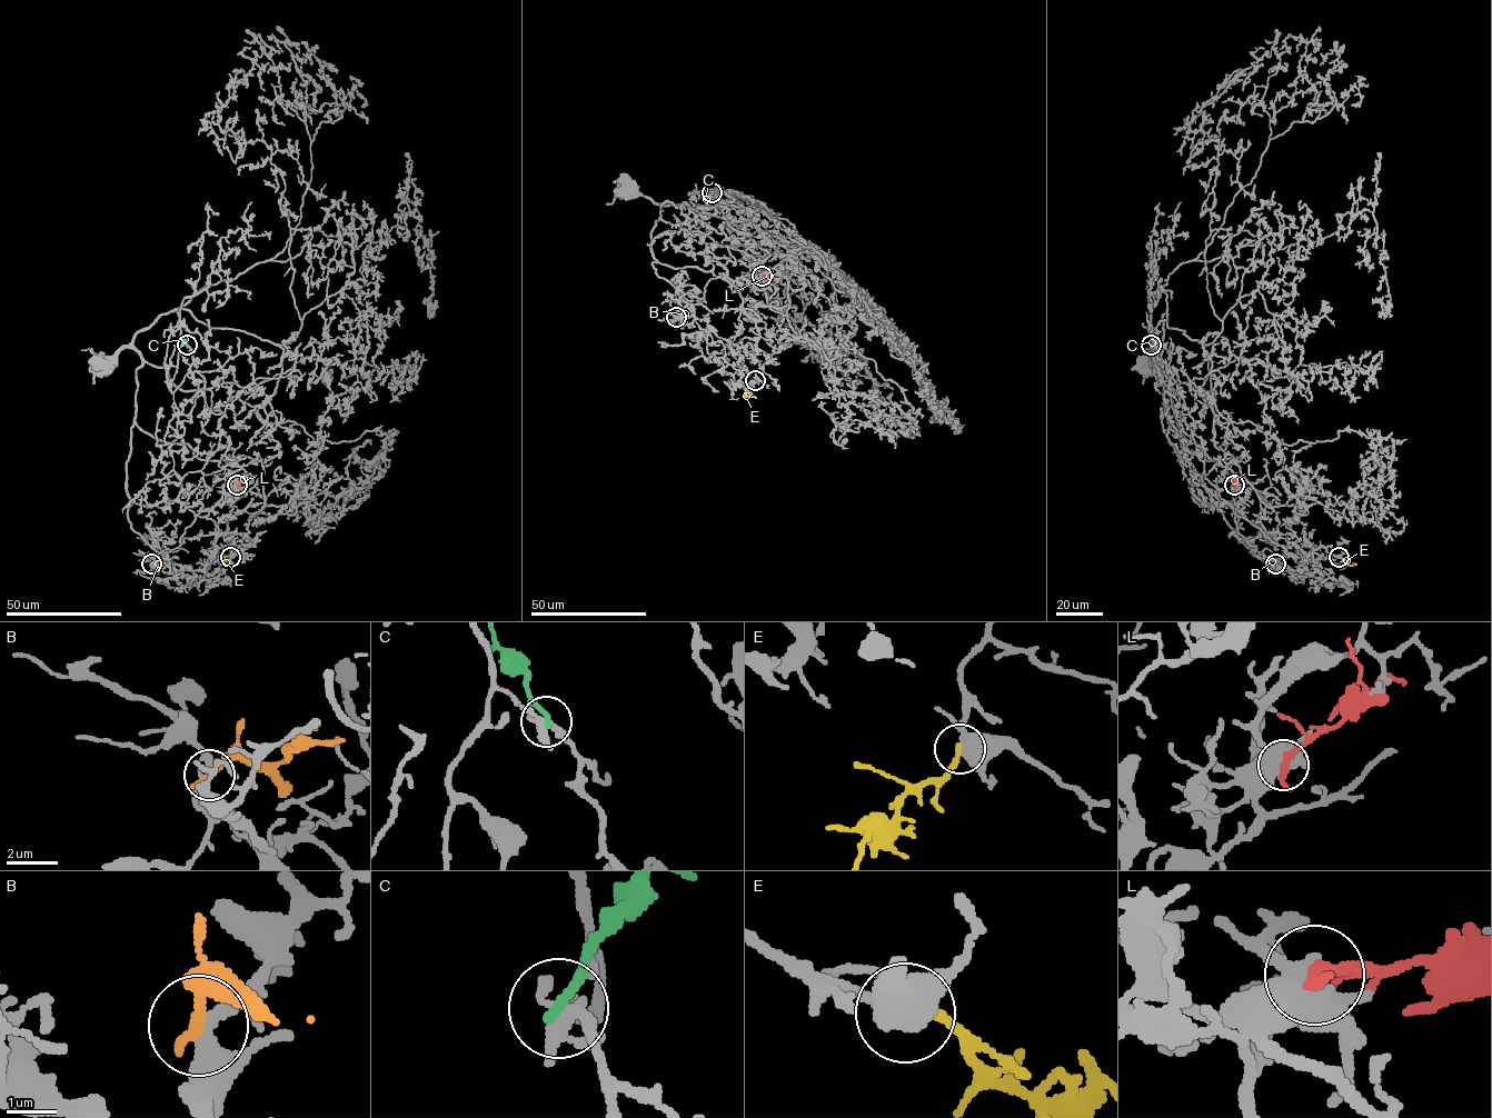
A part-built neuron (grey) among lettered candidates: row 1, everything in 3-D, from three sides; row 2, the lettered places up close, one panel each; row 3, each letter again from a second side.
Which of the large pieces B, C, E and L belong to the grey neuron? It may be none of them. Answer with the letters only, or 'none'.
E

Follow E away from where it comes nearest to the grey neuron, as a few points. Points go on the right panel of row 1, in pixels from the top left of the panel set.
E: (1339, 557), (1348, 565), (1356, 564)

